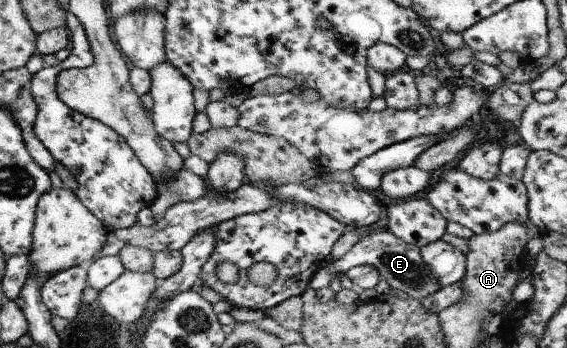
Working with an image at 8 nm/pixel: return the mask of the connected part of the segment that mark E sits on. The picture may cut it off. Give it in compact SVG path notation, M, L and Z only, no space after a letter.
M386 228L359 238L344 256L341 256L335 262L328 262L322 270L316 271L308 281L308 286L315 291L328 287L330 280L333 280L336 275L344 274L349 268L360 265L373 266L378 271L379 278L384 279L390 288L400 290L400 292L404 292L408 297L417 301L425 299L439 289L437 280L434 276L430 276L430 270L421 257L419 248L396 238Z

